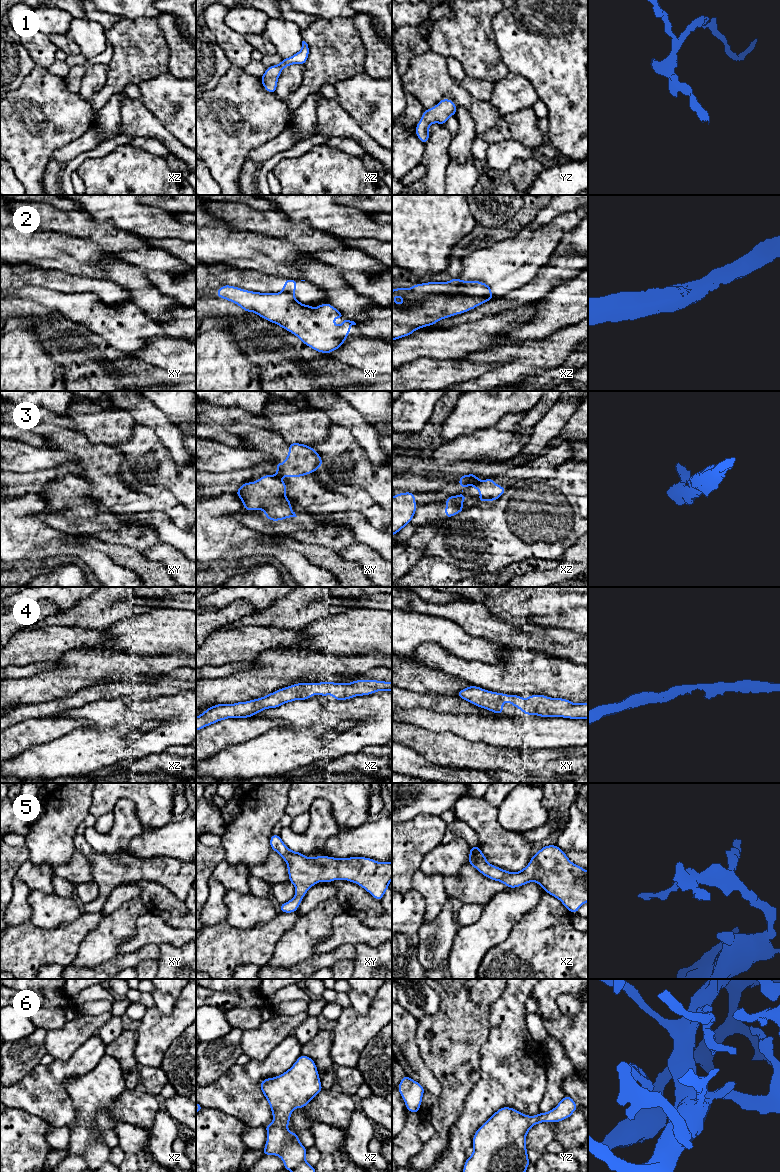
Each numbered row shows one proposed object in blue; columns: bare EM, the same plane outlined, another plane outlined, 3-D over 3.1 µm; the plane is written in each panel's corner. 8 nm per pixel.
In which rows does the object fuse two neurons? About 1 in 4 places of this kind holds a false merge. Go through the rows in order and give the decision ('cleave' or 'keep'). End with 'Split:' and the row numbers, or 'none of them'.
1: keep
2: cleave
3: cleave
4: keep
5: keep
6: keep
Split: 2, 3

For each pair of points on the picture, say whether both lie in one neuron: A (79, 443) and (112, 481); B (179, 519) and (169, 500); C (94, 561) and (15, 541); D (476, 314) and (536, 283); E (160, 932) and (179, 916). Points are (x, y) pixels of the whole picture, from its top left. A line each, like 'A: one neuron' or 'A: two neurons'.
A: one neuron
B: one neuron
C: one neuron
D: one neuron
E: two neurons

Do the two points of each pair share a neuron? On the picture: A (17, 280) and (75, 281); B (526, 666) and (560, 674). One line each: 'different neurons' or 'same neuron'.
A: same neuron
B: same neuron

